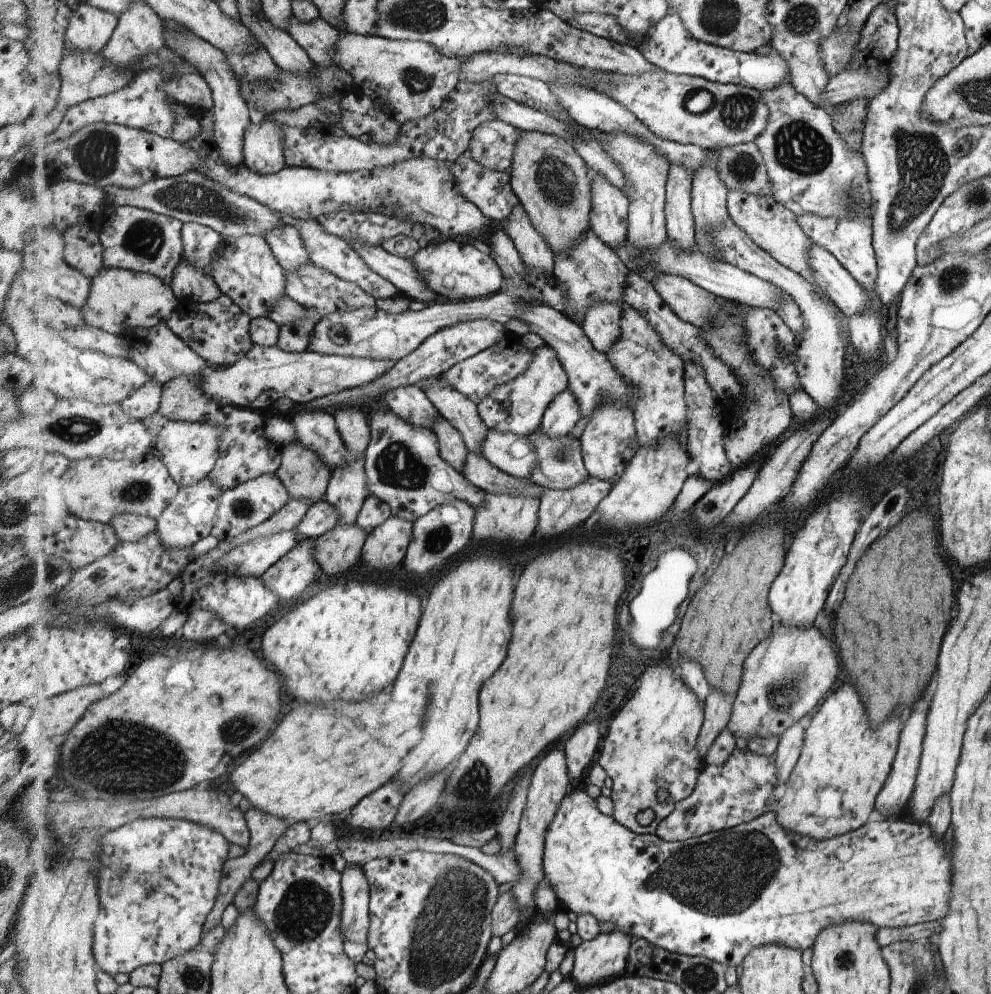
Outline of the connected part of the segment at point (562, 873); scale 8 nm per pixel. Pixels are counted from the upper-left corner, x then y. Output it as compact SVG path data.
M577 790L573 792L571 795L567 796L561 806L559 806L559 811L553 820L553 823L550 825L546 835L546 848L545 848L545 860L544 860L544 873L546 877L546 883L550 886L550 888L556 893L558 900L560 901L561 905L565 908L566 911L571 911L578 916L583 916L583 914L593 914L599 922L609 922L613 924L613 928L615 930L619 930L619 932L625 932L625 934L629 934L631 938L638 939L638 938L645 938L649 944L653 944L653 946L659 946L659 948L663 948L663 950L667 950L667 952L671 952L673 954L681 954L685 956L691 957L701 957L701 958L709 958L709 960L715 960L715 962L719 962L719 964L723 964L727 967L729 966L738 966L742 965L743 960L745 960L745 956L753 950L753 948L759 948L759 946L763 946L763 944L781 944L781 946L789 946L789 948L797 948L797 950L807 950L807 948L811 949L812 951L815 948L815 944L817 944L817 940L819 940L819 936L825 932L825 928L831 928L833 924L847 924L847 922L865 922L865 924L873 924L877 928L899 928L899 927L907 927L913 926L914 924L919 924L923 922L931 922L934 920L940 920L947 914L947 902L949 902L949 892L951 892L951 862L949 862L949 855L945 854L945 842L943 839L937 840L933 834L931 834L931 829L925 824L917 824L917 822L907 822L903 818L900 818L896 822L889 822L889 820L884 820L883 822L875 820L875 822L869 822L866 826L859 828L857 831L849 832L847 834L843 834L840 836L835 836L835 838L831 838L829 840L815 840L815 838L811 838L811 836L801 836L801 834L795 834L795 832L789 832L789 830L785 830L785 828L781 828L779 826L779 822L777 822L777 812L774 810L768 811L763 816L759 816L759 818L755 818L752 822L747 822L747 824L741 824L740 826L735 826L735 828L729 828L729 830L721 830L721 831L714 831L710 834L705 834L704 836L695 836L694 838L689 838L688 840L683 841L665 841L661 839L656 834L636 834L623 826L623 824L619 824L613 815L606 815L601 812L597 801L585 790Z

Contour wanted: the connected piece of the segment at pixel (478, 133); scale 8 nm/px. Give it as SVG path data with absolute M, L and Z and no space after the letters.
M500 119L483 122L475 130L473 140L471 140L471 148L466 154L471 154L471 158L475 158L477 162L489 170L511 171L515 146L517 146L517 140L521 138L521 133L519 128Z

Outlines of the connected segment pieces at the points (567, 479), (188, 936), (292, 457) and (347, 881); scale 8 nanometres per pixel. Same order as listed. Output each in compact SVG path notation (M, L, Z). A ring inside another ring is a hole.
M541 427L529 437L532 442L535 442L537 454L539 454L539 462L537 462L533 474L530 476L536 484L544 489L572 489L590 477L591 474L584 461L582 440L579 437L569 433L568 435L551 438L541 430Z
M166 818L137 819L106 836L102 846L107 856L102 859L103 876L99 884L103 888L103 916L99 916L94 930L94 953L99 968L112 977L131 974L140 966L166 963L202 947L201 927L217 902L222 874L230 862L227 837L193 821Z
M298 442L283 448L279 480L295 500L309 500L312 505L326 498L333 471L317 452Z
M346 863L342 873L342 931L347 954L357 963L369 952L370 884L365 865Z

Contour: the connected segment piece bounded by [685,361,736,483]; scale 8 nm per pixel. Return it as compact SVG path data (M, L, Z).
M695 361L686 362L686 393L688 404L688 440L687 450L692 456L692 460L700 463L699 478L709 478L711 482L719 482L723 478L729 478L736 470L734 464L729 460L723 437L725 430L720 422L717 402L714 392L708 383L706 372L701 363Z

